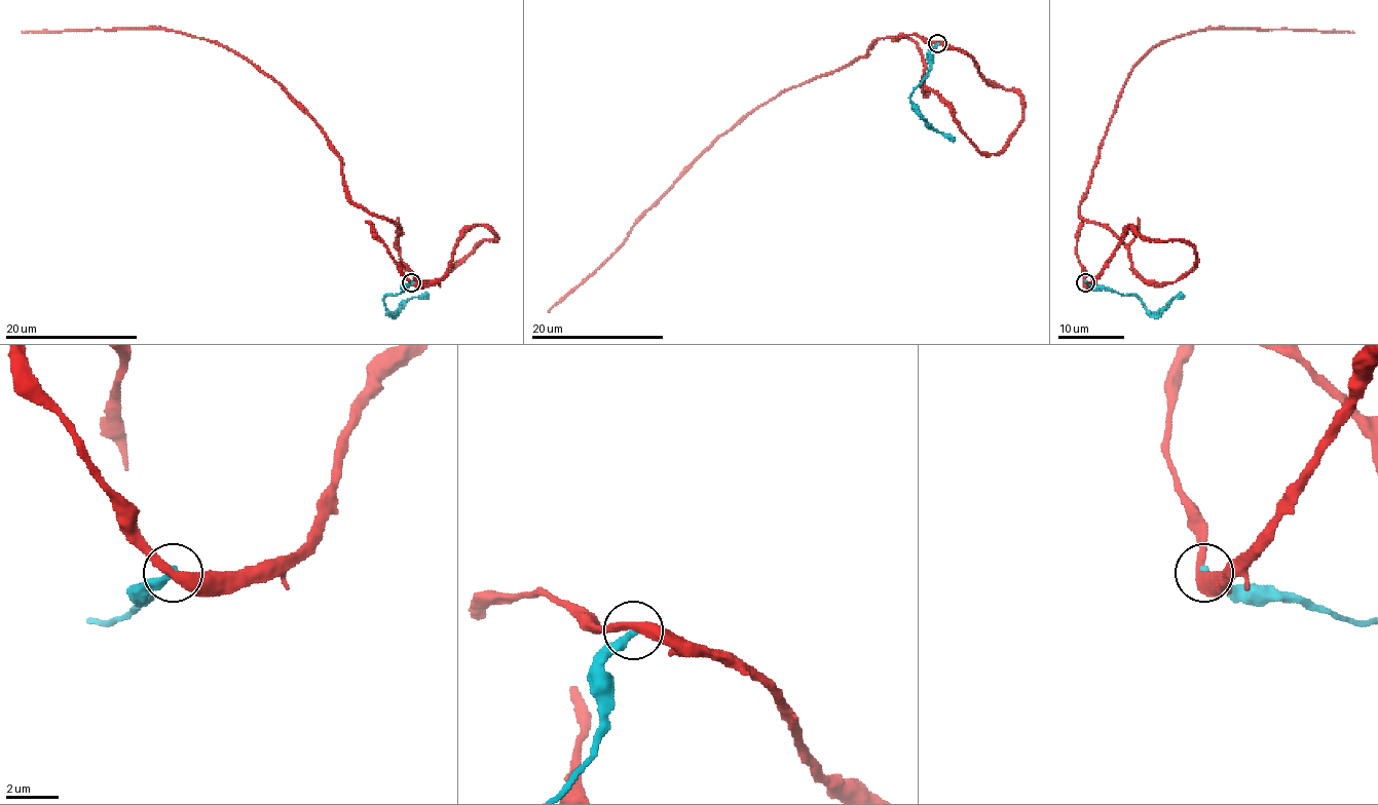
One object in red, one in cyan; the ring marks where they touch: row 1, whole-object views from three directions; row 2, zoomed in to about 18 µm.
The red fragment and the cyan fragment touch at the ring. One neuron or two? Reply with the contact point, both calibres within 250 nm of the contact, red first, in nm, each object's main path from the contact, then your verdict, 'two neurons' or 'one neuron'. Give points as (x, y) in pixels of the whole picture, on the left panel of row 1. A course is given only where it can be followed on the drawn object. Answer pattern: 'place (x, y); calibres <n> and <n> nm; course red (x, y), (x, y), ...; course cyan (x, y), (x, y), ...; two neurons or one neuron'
place (411, 282); calibres 360 and 320 nm; course red (412, 281), (440, 278), (473, 227), (496, 235), (421, 283), (323, 128), (239, 55), (168, 29), (22, 33); course cyan (412, 281), (399, 294), (387, 295), (383, 305), (390, 311), (396, 311), (407, 300), (429, 294); two neurons

